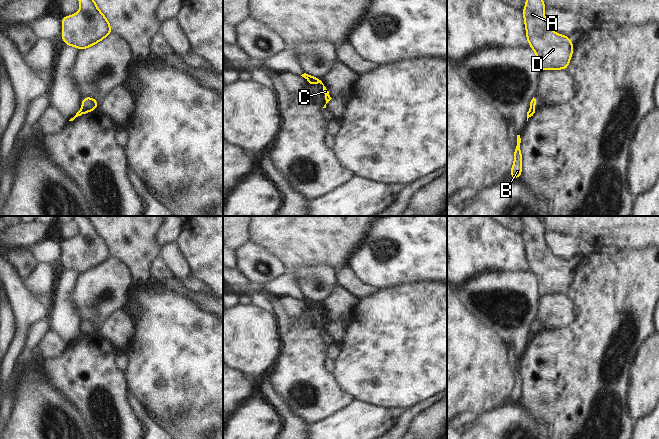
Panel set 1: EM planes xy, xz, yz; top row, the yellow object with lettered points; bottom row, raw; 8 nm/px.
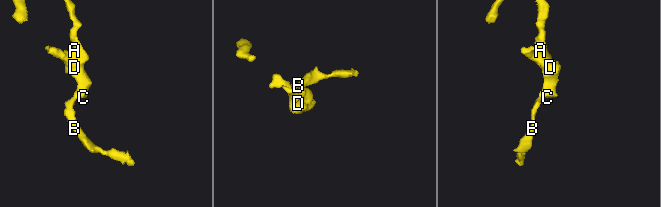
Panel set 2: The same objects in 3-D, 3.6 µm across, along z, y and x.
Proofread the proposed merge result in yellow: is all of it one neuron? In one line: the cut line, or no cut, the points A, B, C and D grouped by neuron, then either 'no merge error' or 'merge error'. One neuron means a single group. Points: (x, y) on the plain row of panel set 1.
cut none; groups A B C D; no merge error

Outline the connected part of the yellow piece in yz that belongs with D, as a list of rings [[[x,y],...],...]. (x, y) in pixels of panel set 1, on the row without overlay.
[[[523,216],[527,228],[522,234],[529,270],[536,276],[542,294],[566,294],[574,269],[569,260],[555,257],[546,245],[541,216]]]

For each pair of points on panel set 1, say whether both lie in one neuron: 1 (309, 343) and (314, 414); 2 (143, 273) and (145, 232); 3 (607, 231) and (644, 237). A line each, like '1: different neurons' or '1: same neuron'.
1: same neuron
2: same neuron
3: same neuron

